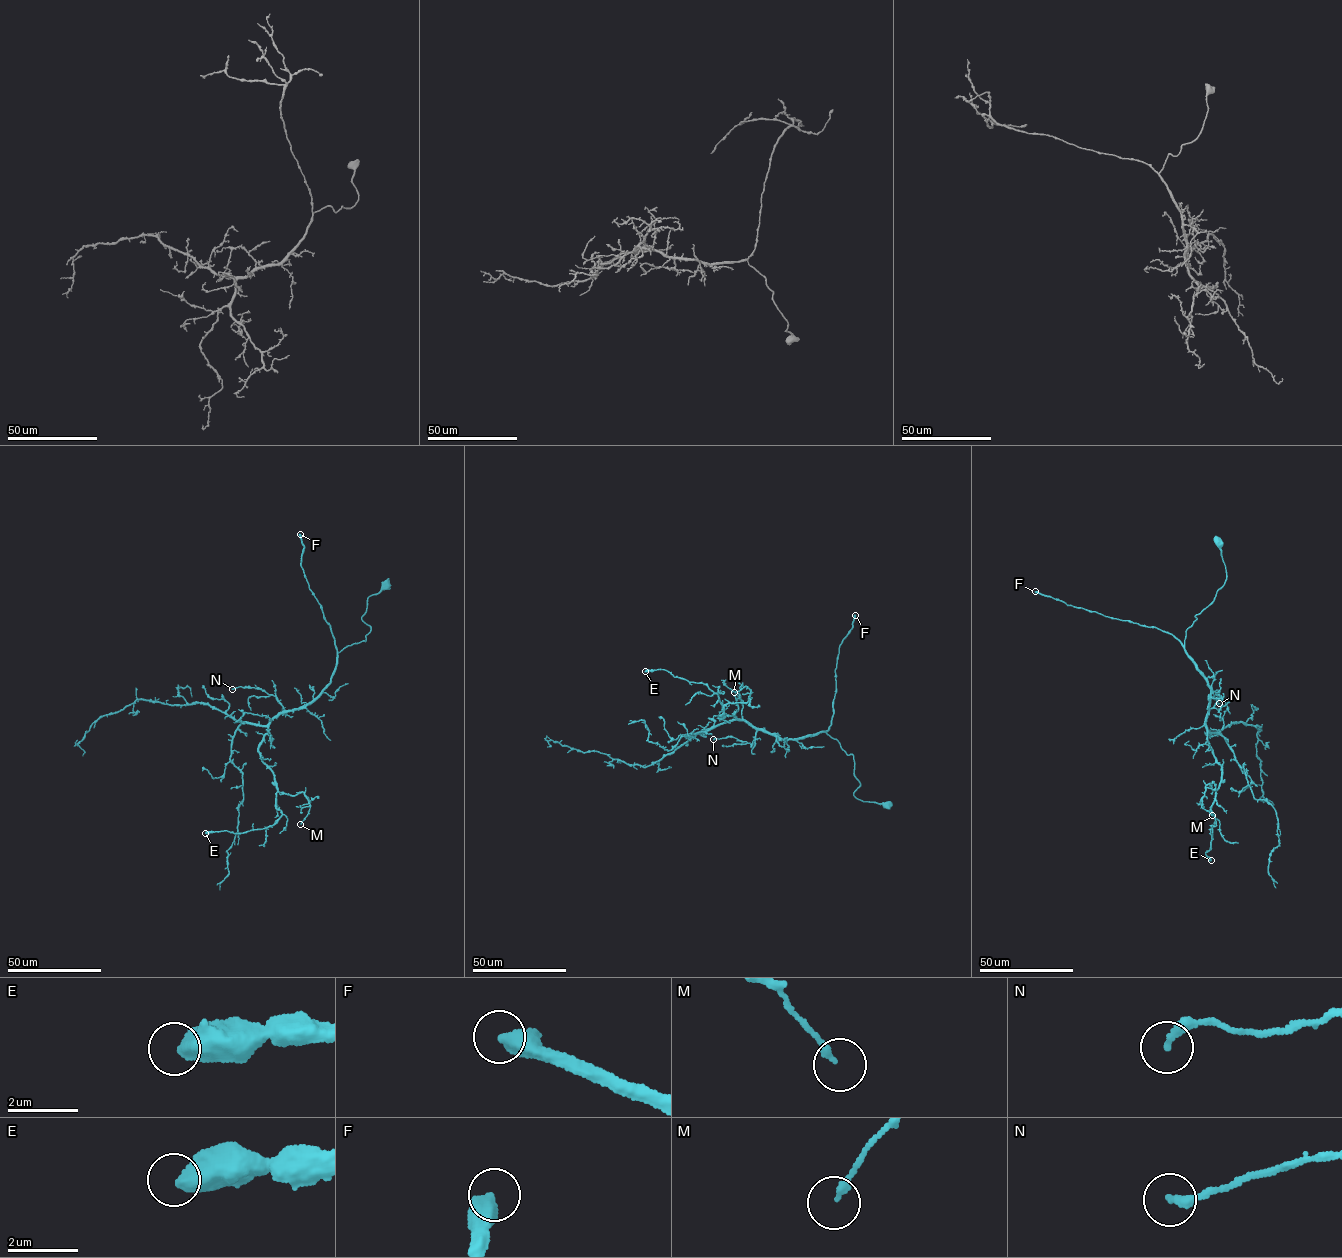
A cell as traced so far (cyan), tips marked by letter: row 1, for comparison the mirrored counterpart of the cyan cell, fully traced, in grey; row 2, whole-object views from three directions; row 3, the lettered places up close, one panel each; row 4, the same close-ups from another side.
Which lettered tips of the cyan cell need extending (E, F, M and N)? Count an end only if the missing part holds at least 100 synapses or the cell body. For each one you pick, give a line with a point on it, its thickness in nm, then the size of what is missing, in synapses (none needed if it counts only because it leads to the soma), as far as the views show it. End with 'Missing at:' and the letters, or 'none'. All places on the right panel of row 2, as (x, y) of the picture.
F: (1035, 591) | 500 nm | 250 syn
Missing at: F

